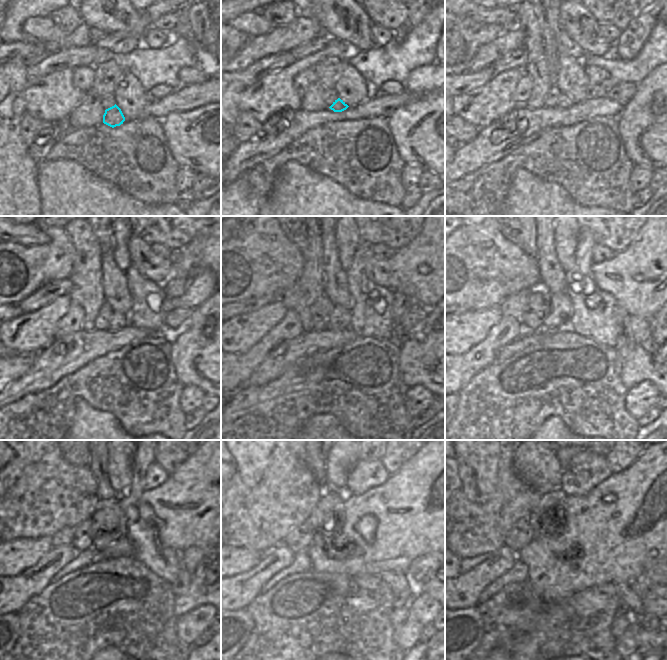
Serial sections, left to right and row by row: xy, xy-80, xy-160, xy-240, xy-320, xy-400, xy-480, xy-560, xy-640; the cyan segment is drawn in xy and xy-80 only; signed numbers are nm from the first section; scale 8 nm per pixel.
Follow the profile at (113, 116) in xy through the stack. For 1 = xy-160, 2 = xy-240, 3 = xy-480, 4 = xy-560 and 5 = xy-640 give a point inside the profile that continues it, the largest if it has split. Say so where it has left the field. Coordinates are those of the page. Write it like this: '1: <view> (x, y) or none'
1: xy-160 (564, 100)
2: xy-240 (117, 320)
3: xy-480 (109, 520)
4: xy-560 (328, 515)
5: xy-640 (552, 501)

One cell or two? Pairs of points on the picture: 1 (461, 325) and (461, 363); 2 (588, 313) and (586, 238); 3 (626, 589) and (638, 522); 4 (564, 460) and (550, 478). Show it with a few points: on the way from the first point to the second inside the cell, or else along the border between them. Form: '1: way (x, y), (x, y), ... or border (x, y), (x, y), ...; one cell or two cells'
1: border (481, 340), (467, 351), (455, 356); two cells
2: way (577, 294), (581, 288), (583, 257); one cell
3: border (615, 583), (630, 584); two cells
4: border (556, 450), (556, 458), (563, 469); two cells

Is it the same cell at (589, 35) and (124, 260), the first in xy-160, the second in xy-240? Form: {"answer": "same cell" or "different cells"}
{"answer": "different cells"}

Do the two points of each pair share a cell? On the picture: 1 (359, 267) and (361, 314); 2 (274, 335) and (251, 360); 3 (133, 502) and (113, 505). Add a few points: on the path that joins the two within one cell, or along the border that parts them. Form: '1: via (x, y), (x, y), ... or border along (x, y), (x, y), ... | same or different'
1: via (357, 279), (361, 302) | same
2: via (268, 341), (257, 354) | same
3: border along (116, 498), (125, 517) | different

